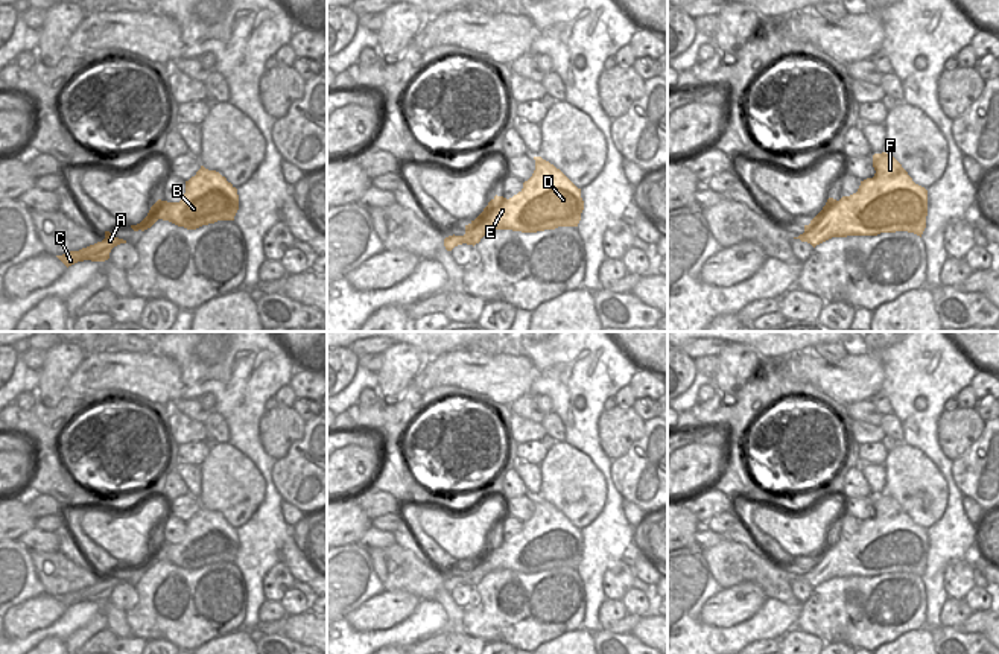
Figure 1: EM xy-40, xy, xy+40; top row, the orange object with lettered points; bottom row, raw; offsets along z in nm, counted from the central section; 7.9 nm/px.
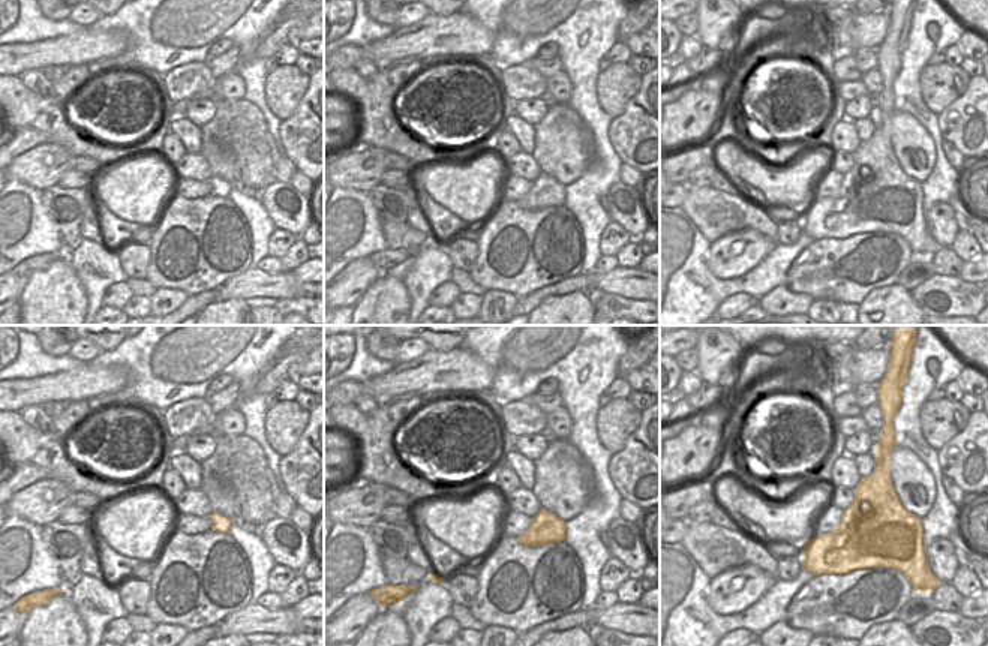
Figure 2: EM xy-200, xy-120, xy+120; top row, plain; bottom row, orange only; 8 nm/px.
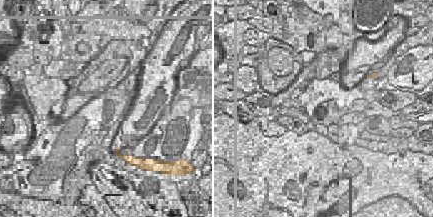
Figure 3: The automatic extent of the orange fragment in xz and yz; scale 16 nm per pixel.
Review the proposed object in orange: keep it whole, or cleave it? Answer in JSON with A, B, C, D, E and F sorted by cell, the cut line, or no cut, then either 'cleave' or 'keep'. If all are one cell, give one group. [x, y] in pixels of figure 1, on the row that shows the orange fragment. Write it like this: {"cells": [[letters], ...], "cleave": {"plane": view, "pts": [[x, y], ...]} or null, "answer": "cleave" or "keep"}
{"cells": [["A", "B", "C", "D", "E", "F"]], "cleave": null, "answer": "keep"}

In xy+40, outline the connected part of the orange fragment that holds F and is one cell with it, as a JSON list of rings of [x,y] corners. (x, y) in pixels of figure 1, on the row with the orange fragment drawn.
[[[886,152],[873,155],[873,178],[861,181],[856,193],[839,201],[829,198],[823,210],[804,225],[798,237],[813,248],[832,237],[877,236],[880,233],[908,231],[921,237],[926,228],[928,190],[912,181],[902,164]]]

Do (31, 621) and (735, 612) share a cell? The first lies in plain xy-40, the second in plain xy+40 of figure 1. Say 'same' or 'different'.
same

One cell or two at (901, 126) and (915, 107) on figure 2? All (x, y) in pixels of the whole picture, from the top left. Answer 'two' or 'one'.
two

